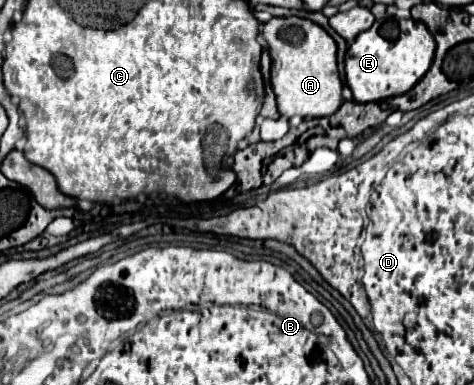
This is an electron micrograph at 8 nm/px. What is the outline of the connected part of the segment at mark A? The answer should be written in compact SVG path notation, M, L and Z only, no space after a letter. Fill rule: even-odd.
M288 16L272 18L264 24L262 36L268 42L272 54L272 88L278 102L278 112L286 118L322 118L332 116L342 106L342 80L336 60L336 42L334 38L316 22L308 18Z

